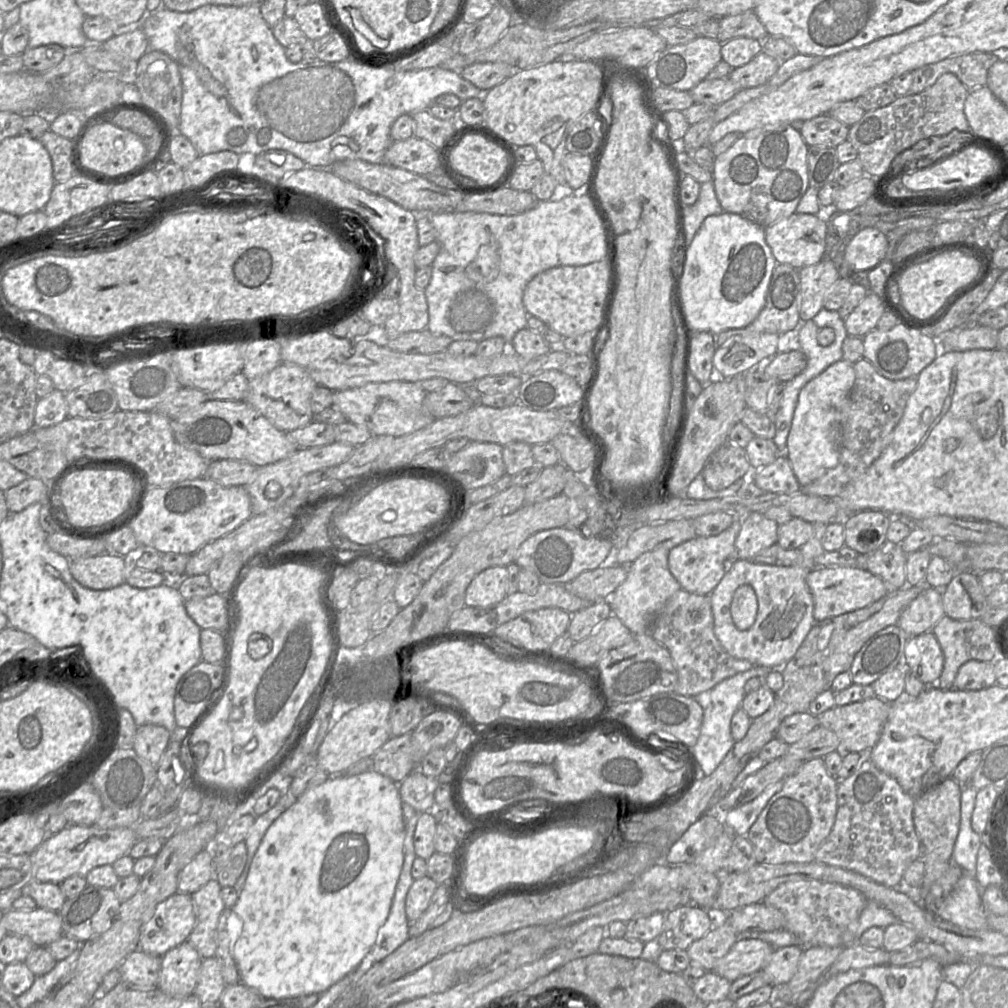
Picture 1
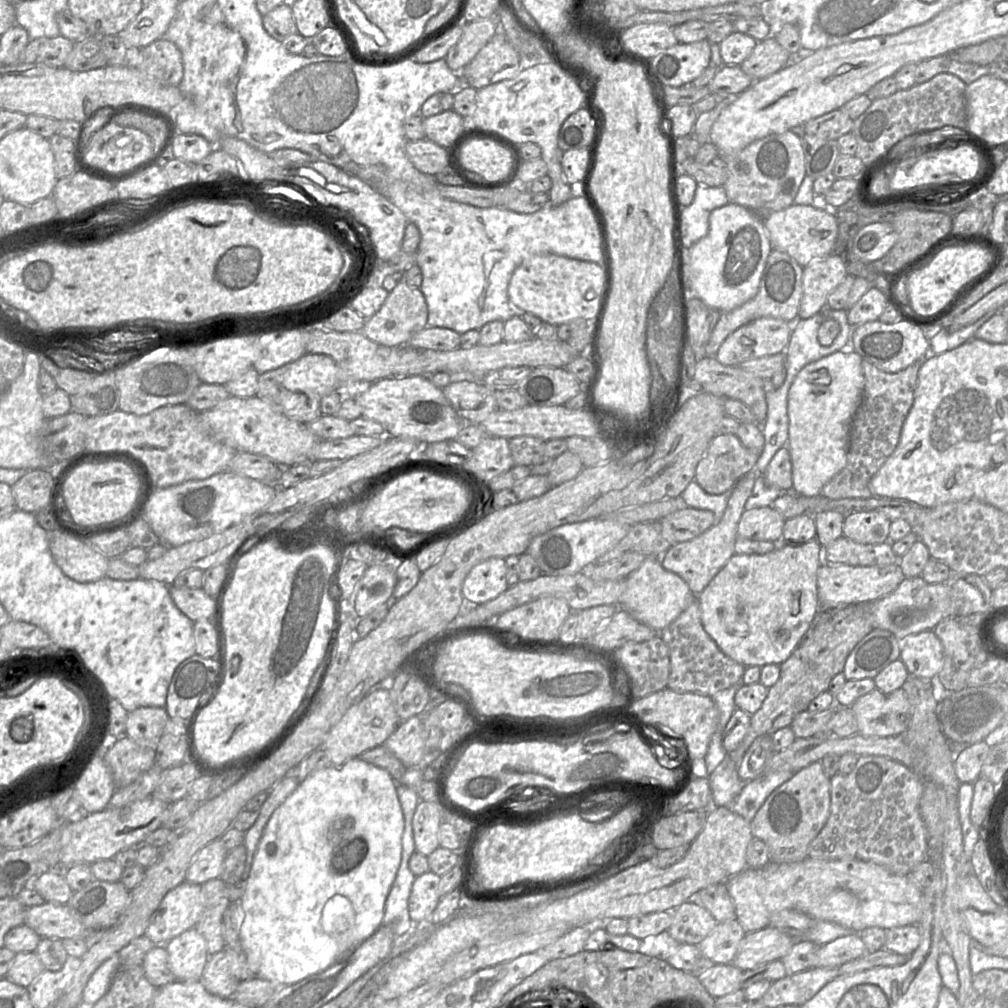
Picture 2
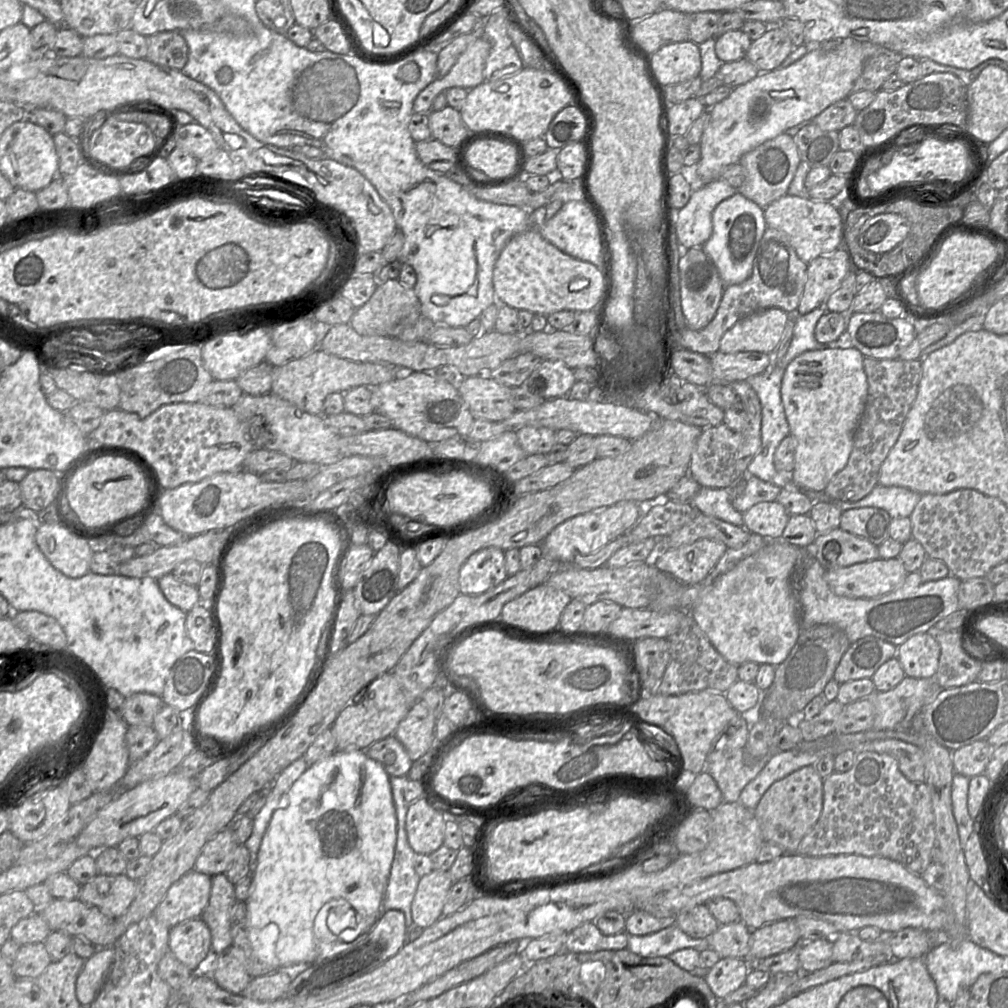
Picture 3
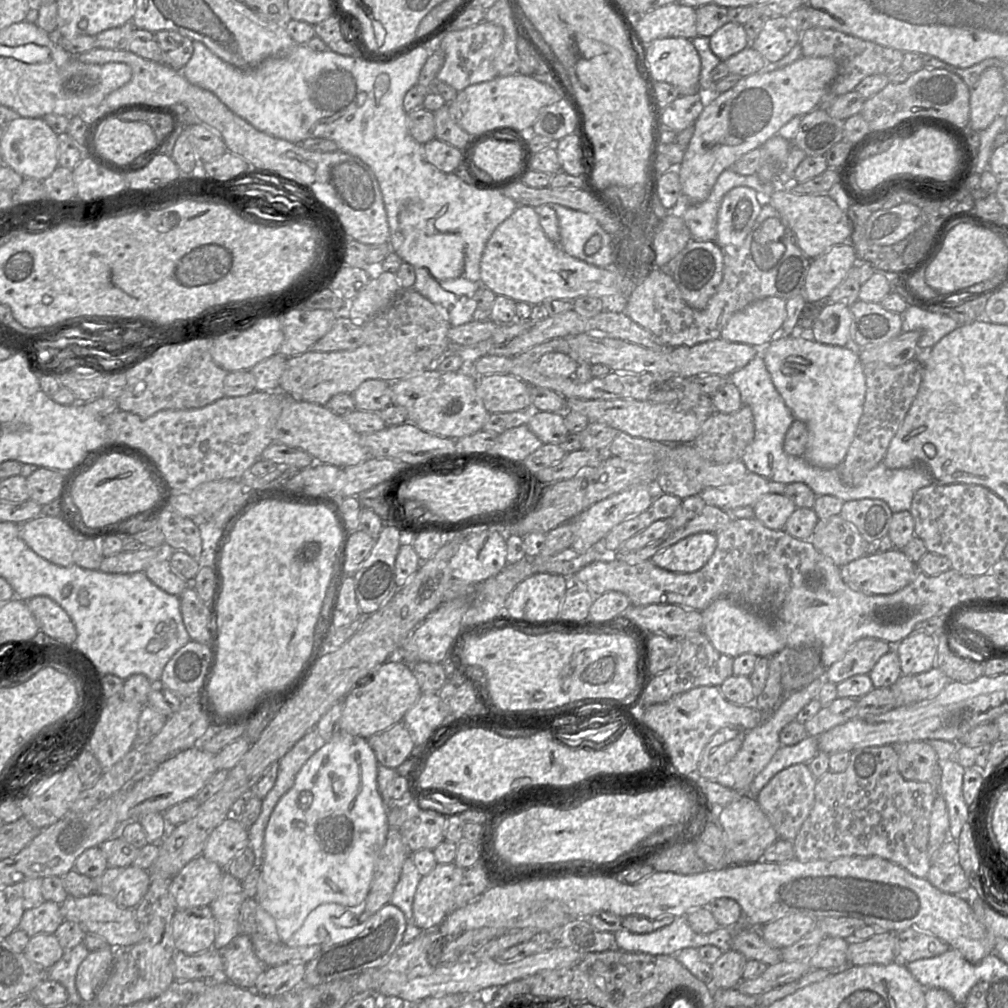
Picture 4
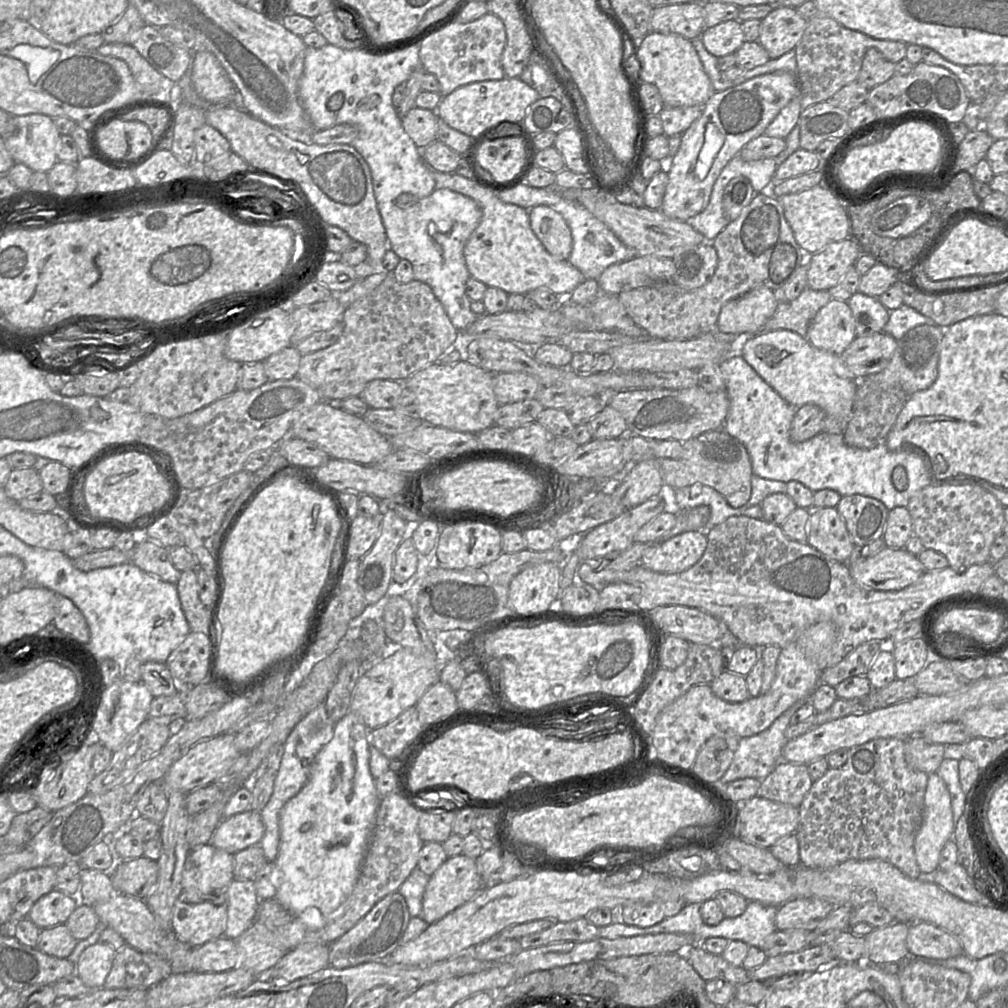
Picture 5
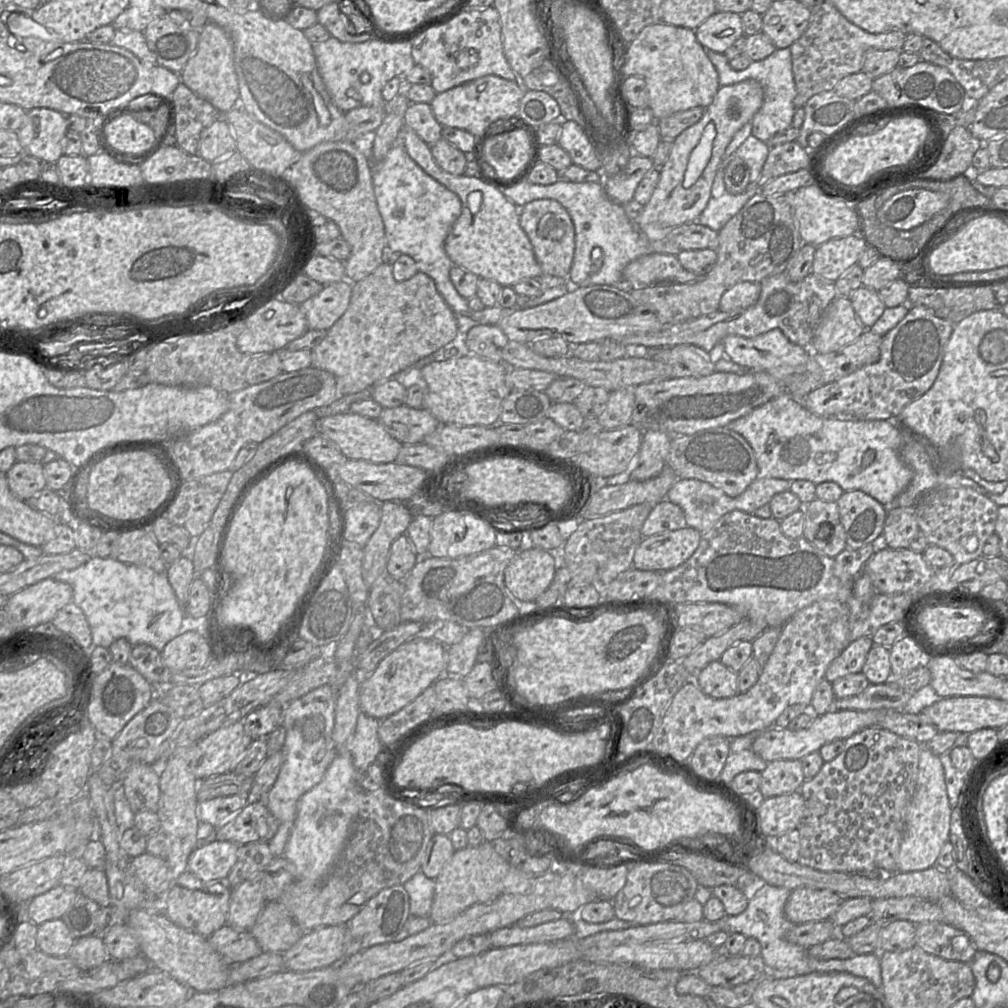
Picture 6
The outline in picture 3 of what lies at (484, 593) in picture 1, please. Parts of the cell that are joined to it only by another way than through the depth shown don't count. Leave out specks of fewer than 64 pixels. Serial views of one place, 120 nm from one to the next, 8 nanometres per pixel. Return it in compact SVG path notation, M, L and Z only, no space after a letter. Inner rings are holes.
M498 547L482 548L468 557L460 569L460 593L479 595L507 578L505 551Z

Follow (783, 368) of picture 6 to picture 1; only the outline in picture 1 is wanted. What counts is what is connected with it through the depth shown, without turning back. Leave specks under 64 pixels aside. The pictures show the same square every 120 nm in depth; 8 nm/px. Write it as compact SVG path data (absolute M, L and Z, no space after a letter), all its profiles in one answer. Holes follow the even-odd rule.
M842 359L810 380L799 393L786 451L801 487L820 478L839 462L841 424L855 377L854 363Z

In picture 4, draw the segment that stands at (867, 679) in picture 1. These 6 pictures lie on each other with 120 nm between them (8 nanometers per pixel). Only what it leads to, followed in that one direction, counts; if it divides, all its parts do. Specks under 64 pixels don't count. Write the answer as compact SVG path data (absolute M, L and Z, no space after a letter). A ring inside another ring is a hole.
M860 639L841 660L825 670L825 679L837 685L854 675L869 675L879 659L894 646L881 639Z

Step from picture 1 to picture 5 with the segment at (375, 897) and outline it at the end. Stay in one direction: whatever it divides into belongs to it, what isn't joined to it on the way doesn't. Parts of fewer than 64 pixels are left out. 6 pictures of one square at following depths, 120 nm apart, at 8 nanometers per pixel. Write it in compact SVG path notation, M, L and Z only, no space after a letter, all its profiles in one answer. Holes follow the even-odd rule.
M350 711L334 725L333 738L316 756L306 785L281 811L279 851L275 860L281 880L274 898L295 916L310 907L328 915L348 898L354 888L381 799L369 768L369 746L370 731L362 719Z

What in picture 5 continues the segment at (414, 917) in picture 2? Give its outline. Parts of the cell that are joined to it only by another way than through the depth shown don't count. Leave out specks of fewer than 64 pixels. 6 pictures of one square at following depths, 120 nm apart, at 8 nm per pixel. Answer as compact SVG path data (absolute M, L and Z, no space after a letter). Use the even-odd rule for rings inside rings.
M464 854L448 857L429 877L422 899L421 918L432 924L474 898L484 888L476 867L476 859Z

